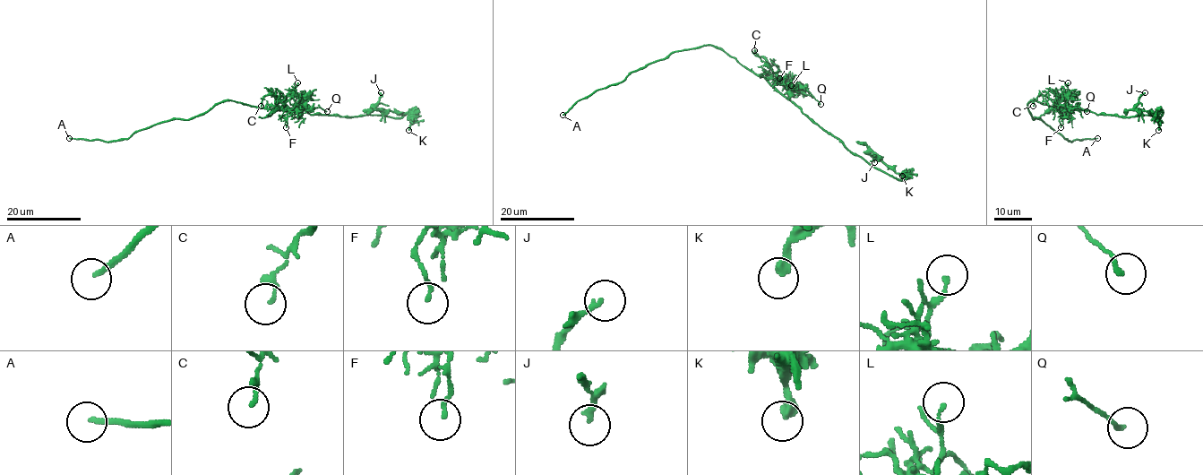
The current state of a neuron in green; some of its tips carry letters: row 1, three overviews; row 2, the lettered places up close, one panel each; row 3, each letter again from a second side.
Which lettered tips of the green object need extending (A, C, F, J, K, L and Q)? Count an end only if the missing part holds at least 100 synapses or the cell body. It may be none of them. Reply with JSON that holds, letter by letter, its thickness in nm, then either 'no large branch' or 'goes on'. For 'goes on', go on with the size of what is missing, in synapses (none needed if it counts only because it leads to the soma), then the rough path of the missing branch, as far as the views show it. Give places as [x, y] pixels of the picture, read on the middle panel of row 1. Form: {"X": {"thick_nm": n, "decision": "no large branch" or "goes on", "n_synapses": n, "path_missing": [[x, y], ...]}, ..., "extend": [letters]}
{"A": {"thick_nm": 180, "decision": "goes on", "path_missing": [[562, 115], [558, 120], [558, 129]]}, "C": {"thick_nm": 120, "decision": "no large branch"}, "F": {"thick_nm": 120, "decision": "no large branch"}, "J": {"thick_nm": 200, "decision": "no large branch"}, "K": {"thick_nm": 360, "decision": "no large branch"}, "L": {"thick_nm": 130, "decision": "no large branch"}, "Q": {"thick_nm": 160, "decision": "no large branch"}, "extend": ["A"]}

